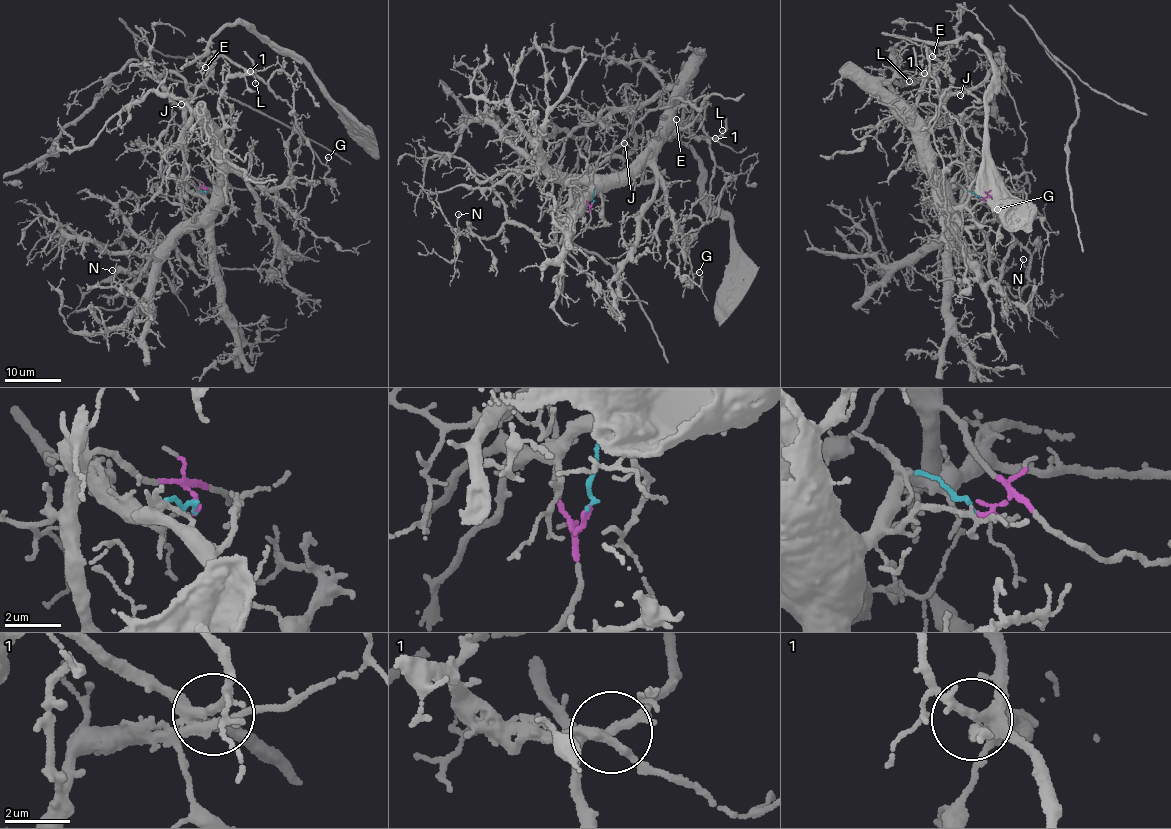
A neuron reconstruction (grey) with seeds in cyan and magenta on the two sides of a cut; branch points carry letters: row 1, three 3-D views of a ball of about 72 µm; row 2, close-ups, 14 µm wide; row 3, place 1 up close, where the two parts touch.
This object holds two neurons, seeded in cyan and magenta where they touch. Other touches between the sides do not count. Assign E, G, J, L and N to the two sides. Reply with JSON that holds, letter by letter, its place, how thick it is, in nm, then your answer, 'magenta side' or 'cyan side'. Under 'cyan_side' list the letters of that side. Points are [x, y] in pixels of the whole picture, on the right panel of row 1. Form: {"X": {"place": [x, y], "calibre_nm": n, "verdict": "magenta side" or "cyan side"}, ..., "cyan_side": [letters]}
{"E": {"place": [932, 56], "calibre_nm": 70, "verdict": "magenta side"}, "G": {"place": [997, 209], "calibre_nm": 130, "verdict": "magenta side"}, "J": {"place": [960, 95], "calibre_nm": 110, "verdict": "magenta side"}, "L": {"place": [909, 81], "calibre_nm": 110, "verdict": "magenta side"}, "N": {"place": [1023, 259], "calibre_nm": 140, "verdict": "magenta side"}, "cyan_side": []}

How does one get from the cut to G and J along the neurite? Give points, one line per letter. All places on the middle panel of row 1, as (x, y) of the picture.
G: (592, 202), (586, 176), (626, 137), (703, 123), (715, 165), (706, 221), (686, 253), (700, 272)
J: (592, 202), (589, 206), (586, 176), (630, 134), (633, 140), (628, 137), (625, 144)

